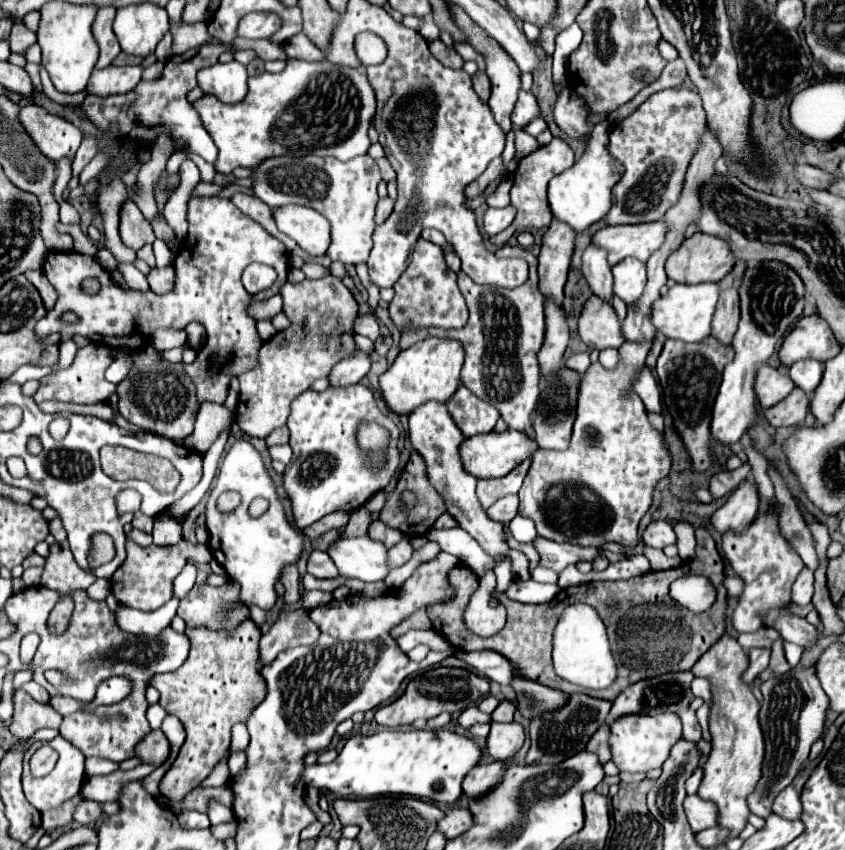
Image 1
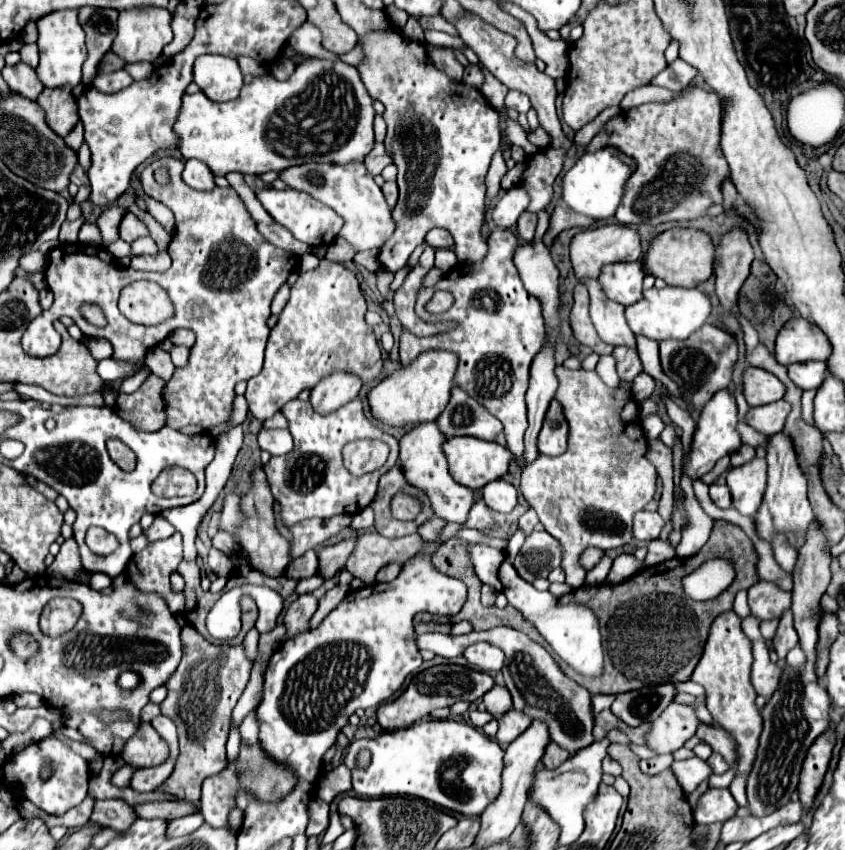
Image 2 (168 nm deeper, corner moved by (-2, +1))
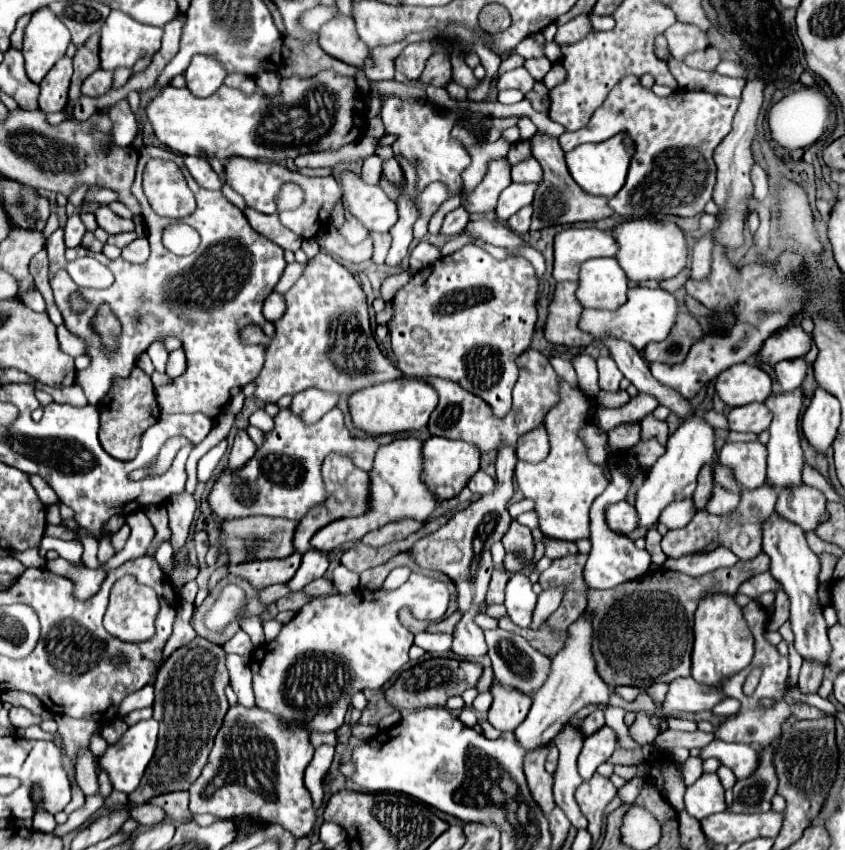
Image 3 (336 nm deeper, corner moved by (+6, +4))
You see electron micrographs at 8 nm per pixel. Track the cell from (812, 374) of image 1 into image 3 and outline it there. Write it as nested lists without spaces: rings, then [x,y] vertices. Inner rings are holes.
[[[792,359],[792,361],[780,361],[774,365],[776,371],[776,383],[782,391],[794,391],[802,385],[806,379],[806,361],[804,359]]]

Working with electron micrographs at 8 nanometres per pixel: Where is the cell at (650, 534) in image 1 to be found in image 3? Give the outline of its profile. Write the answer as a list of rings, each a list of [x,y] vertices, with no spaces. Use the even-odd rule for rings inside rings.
[[[620,501],[620,503],[614,503],[608,507],[606,523],[614,533],[630,535],[638,529],[638,513],[630,503]]]

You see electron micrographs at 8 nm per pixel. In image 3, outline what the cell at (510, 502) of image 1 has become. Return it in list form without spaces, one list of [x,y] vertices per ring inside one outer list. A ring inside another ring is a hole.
[[[478,471],[474,477],[472,477],[472,481],[468,483],[468,489],[474,493],[474,495],[488,495],[488,493],[492,493],[494,491],[494,485],[496,485],[496,481],[488,475],[488,473],[484,473],[484,471]]]

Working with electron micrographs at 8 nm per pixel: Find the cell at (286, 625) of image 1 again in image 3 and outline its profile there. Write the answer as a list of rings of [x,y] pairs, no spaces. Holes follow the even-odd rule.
[[[316,579],[316,581],[308,583],[308,585],[306,585],[302,591],[304,591],[304,595],[312,597],[312,595],[324,595],[324,593],[332,593],[332,591],[334,591],[334,587],[332,587],[332,583],[330,583],[330,581],[326,581],[326,579]]]

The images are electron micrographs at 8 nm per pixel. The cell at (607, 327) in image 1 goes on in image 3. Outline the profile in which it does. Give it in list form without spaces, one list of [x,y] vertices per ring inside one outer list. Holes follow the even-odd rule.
[[[564,281],[556,285],[554,299],[550,303],[550,313],[546,319],[546,339],[554,345],[566,345],[566,347],[588,347],[594,343],[594,337],[590,333],[580,331],[578,321],[582,315],[582,303],[576,297],[578,283],[576,281]]]

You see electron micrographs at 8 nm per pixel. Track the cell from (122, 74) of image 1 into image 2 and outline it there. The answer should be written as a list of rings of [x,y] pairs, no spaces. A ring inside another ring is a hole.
[[[118,70],[118,72],[110,72],[110,74],[98,74],[92,82],[92,86],[100,92],[106,92],[106,94],[112,94],[112,92],[118,92],[126,86],[130,86],[134,80],[132,76],[126,72],[126,70]]]

